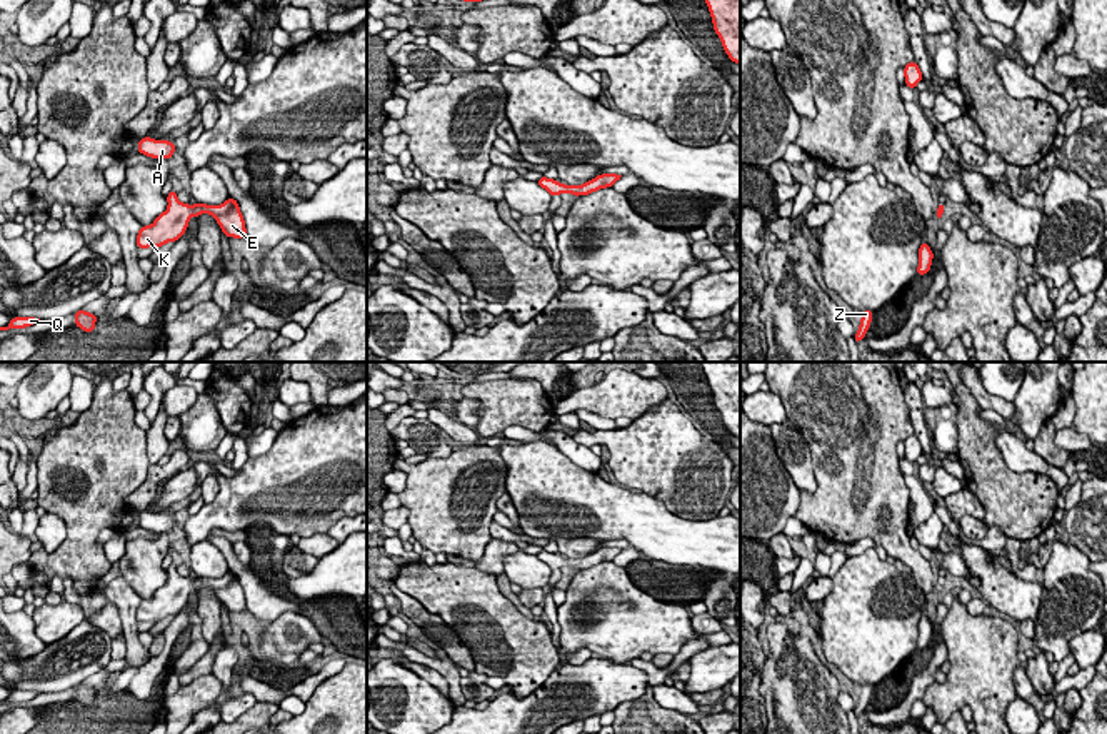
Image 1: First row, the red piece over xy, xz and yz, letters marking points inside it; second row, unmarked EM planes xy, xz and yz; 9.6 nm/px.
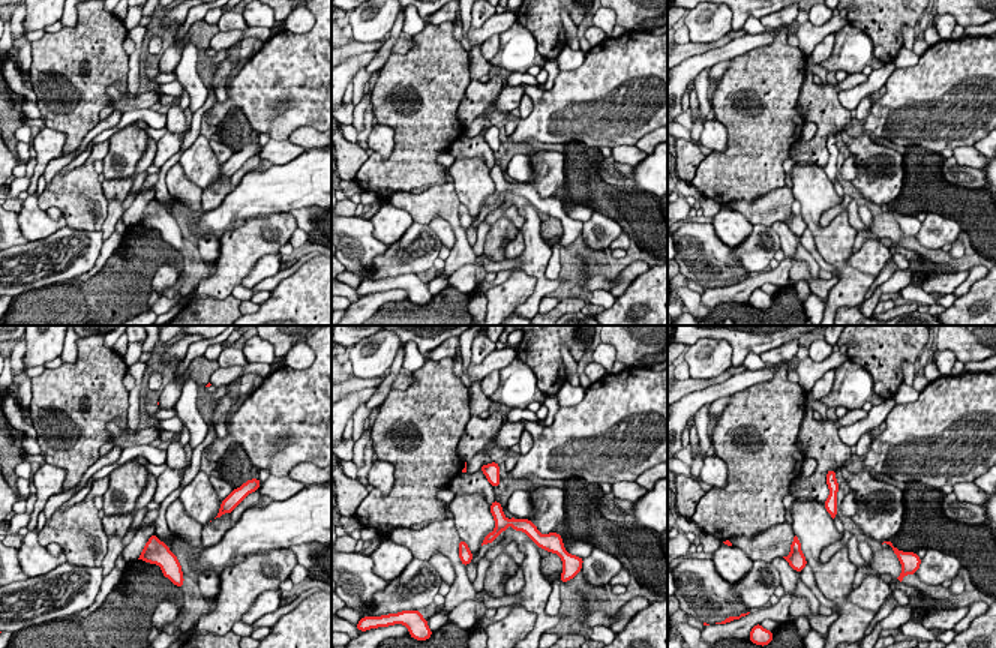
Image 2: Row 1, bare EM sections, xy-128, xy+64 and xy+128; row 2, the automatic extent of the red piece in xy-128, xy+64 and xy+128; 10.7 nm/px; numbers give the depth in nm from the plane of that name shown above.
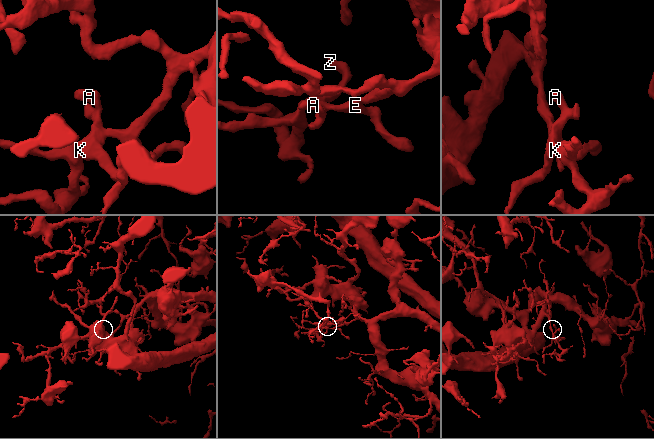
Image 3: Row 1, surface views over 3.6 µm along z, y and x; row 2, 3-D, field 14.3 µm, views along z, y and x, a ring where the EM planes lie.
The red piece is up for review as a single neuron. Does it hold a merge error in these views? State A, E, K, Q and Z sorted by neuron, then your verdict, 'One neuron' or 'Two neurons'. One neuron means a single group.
Groups: A E K Q Z. One neuron

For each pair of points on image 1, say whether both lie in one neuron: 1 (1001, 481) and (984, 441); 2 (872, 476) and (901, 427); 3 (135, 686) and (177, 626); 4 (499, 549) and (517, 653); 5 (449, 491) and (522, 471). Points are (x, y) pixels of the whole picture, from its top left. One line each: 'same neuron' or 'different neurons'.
1: same neuron
2: same neuron
3: same neuron
4: different neurons
5: different neurons

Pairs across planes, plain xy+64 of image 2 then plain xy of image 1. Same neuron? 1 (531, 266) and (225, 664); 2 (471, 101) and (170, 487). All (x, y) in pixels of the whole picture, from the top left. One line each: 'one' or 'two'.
1: one
2: two

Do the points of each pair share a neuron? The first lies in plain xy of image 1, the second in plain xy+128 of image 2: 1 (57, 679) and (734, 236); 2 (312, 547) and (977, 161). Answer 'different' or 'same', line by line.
1: different
2: same

